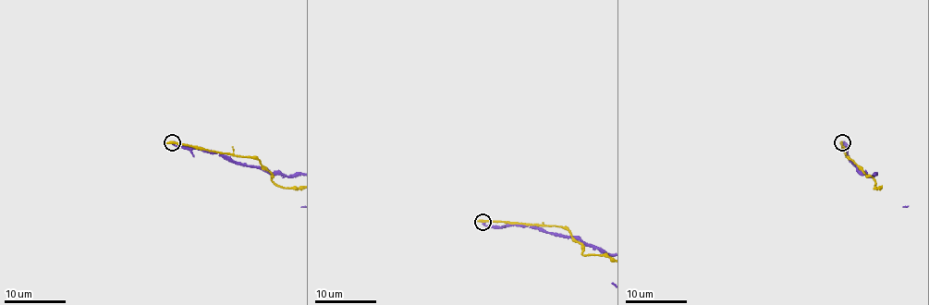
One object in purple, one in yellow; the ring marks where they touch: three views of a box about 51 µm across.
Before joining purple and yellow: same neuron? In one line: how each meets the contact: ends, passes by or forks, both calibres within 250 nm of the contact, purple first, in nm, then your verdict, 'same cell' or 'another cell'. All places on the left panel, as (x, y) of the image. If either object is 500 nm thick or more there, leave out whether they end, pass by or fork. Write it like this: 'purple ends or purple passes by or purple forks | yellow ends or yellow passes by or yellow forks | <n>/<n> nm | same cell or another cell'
purple ends | yellow ends | 260/420 nm | another cell

